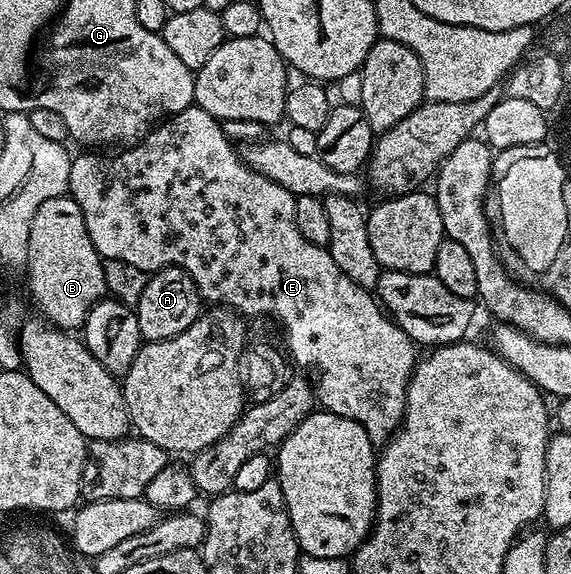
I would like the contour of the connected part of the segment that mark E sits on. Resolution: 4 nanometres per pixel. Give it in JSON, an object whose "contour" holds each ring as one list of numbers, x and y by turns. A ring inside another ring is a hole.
{"contour":[[193,103,181,113,174,113,171,117,159,122,152,132,147,133,143,141,131,147,121,148,113,157,107,157,104,151,84,151,81,157,72,157,70,167,70,183,68,193,78,203,82,211,82,219,86,223,86,231,90,235,90,243,100,253,101,258,122,259,122,263,131,263,142,272,149,275,157,269,166,269,170,265,179,265,185,269,196,285,196,293,201,298,213,301,213,306,227,307,231,312,241,318,256,317,259,313,273,313,284,324,284,341,286,353,293,362,296,361,304,369,313,369,320,378,315,378,317,402,327,412,334,415,342,415,346,419,354,419,366,431,368,438,374,443,383,443,400,428,400,420,404,418,404,404,406,403,406,391,408,379,412,375,418,360,417,346,402,332,395,321,378,304,377,298,369,290,358,287,344,272,334,263,334,259,328,254,323,245,310,243,310,239,302,239,302,231,294,223,294,203,296,197,286,191,278,183,266,179,266,175,258,175,244,161,240,160,237,150,232,150,228,137,224,134,225,126,217,118,212,117,205,109]]}

